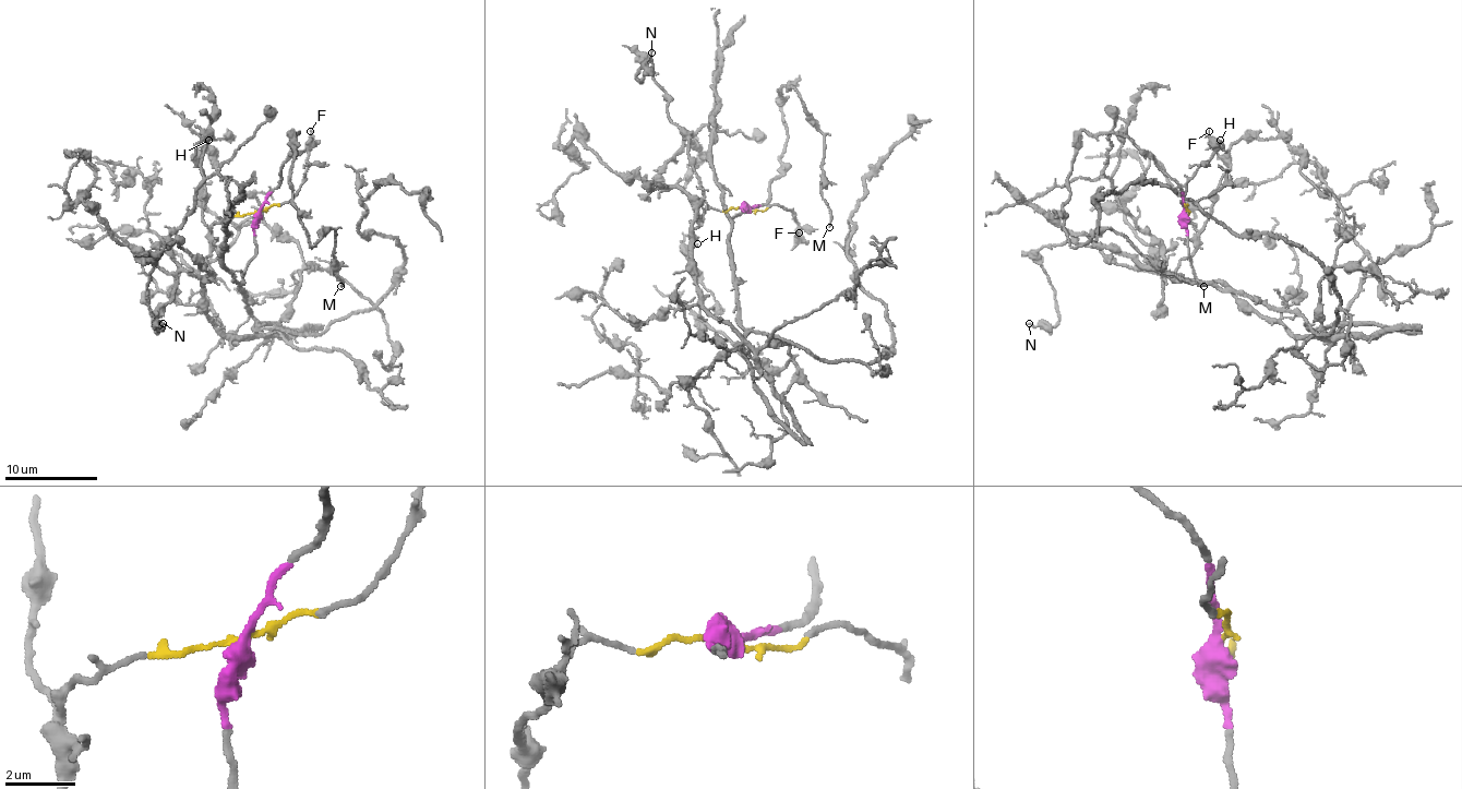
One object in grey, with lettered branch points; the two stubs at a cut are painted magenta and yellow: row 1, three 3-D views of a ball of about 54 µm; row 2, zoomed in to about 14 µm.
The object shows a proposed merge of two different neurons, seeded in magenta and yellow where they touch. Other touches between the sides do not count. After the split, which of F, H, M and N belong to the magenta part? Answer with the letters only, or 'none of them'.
M

